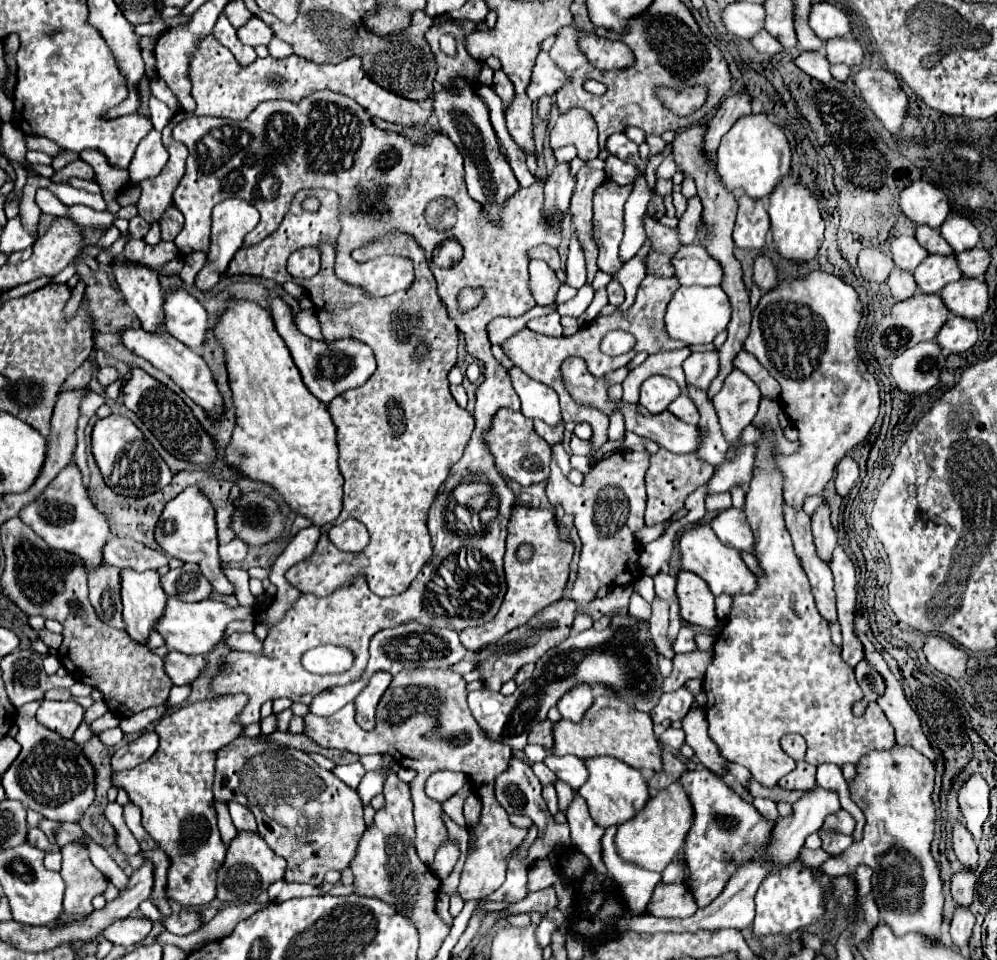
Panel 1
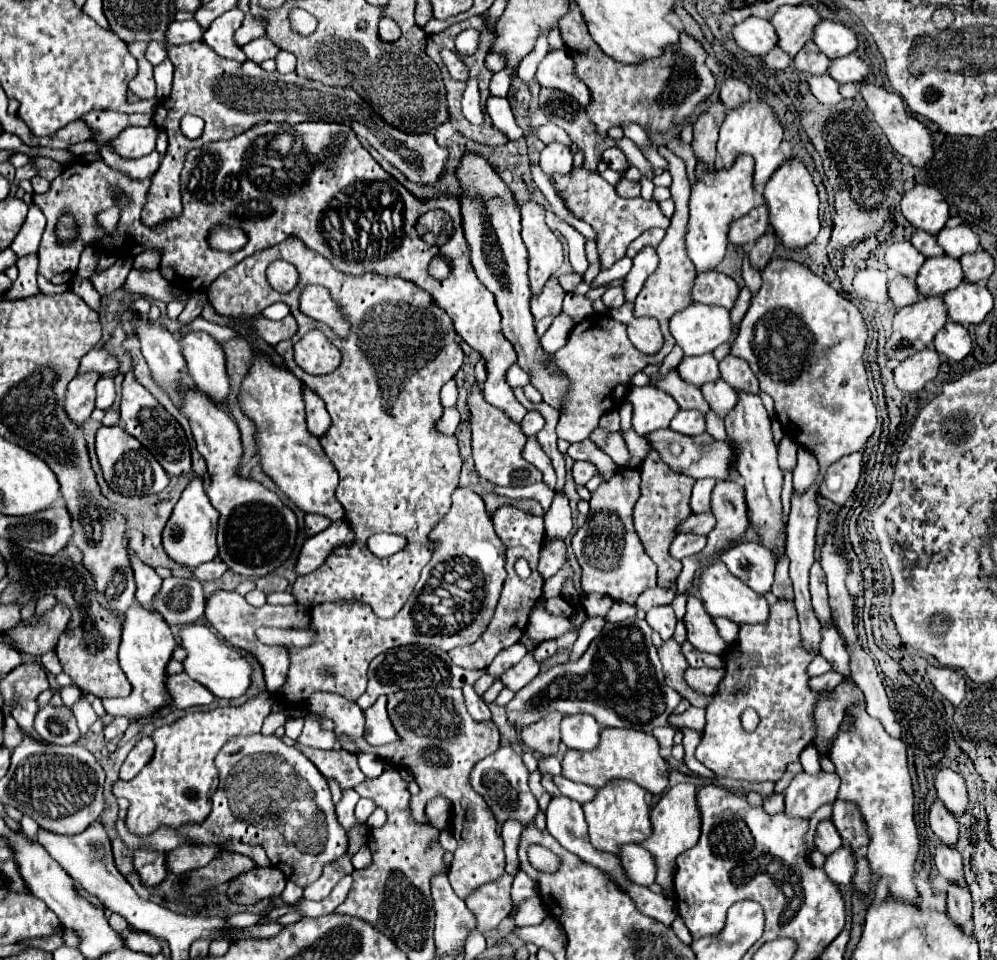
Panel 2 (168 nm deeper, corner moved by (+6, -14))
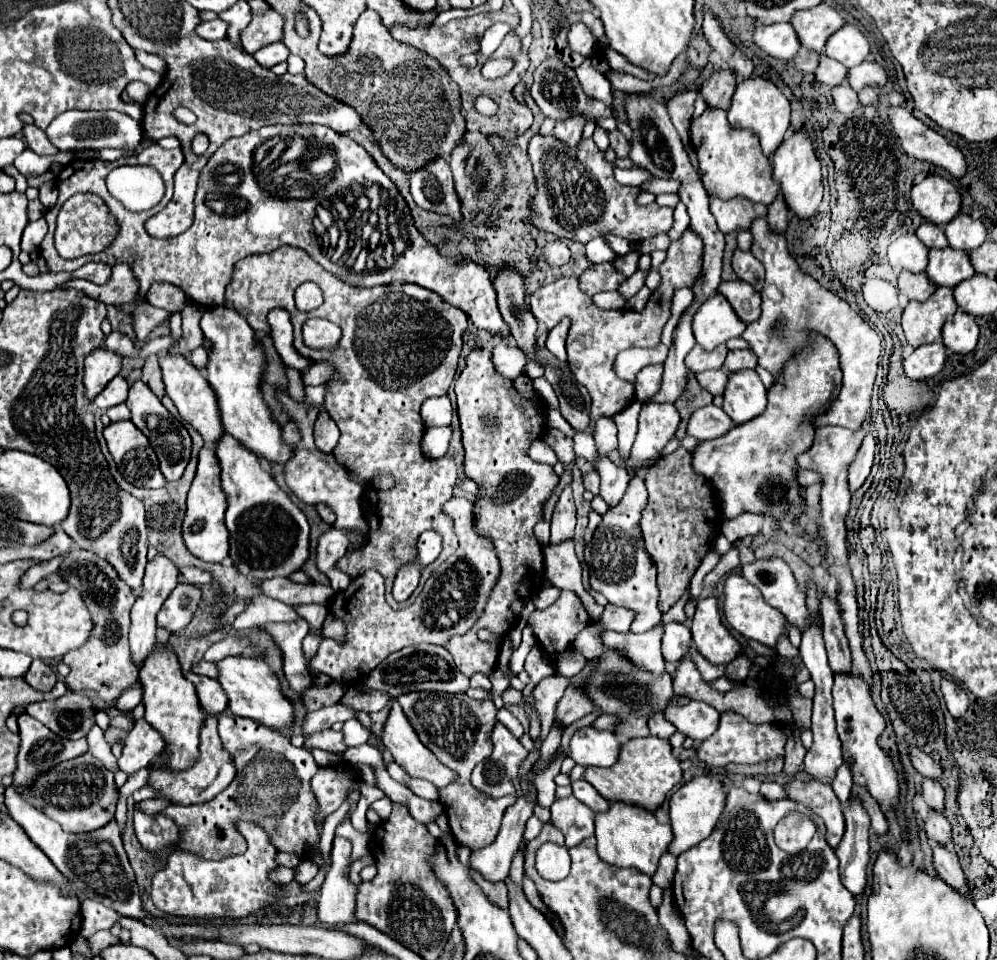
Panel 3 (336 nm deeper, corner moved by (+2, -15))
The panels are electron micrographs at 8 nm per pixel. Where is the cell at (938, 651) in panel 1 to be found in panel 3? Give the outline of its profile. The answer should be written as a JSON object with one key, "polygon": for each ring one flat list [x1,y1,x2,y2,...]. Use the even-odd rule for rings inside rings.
{"polygon":[[942,680,942,694,944,694,944,702,946,702,946,708,948,712,958,720,958,718,964,718,968,706,970,706,970,700,968,700,968,694,966,690,962,690,954,680]]}

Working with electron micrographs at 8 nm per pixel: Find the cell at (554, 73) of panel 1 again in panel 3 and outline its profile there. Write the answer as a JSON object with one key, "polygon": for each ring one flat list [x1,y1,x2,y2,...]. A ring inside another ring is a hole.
{"polygon":[[586,60,582,66,576,68,576,76,578,76,582,88,586,88,586,94,592,94,594,98,610,104,610,108,612,108,612,88,610,88,610,82,598,70,594,70,590,60]]}

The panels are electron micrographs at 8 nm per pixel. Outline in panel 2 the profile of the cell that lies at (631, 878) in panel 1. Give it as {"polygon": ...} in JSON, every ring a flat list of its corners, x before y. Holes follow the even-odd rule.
{"polygon":[[622,845,618,859,628,875,628,879,640,887,650,887,656,877,654,857,640,845]]}

